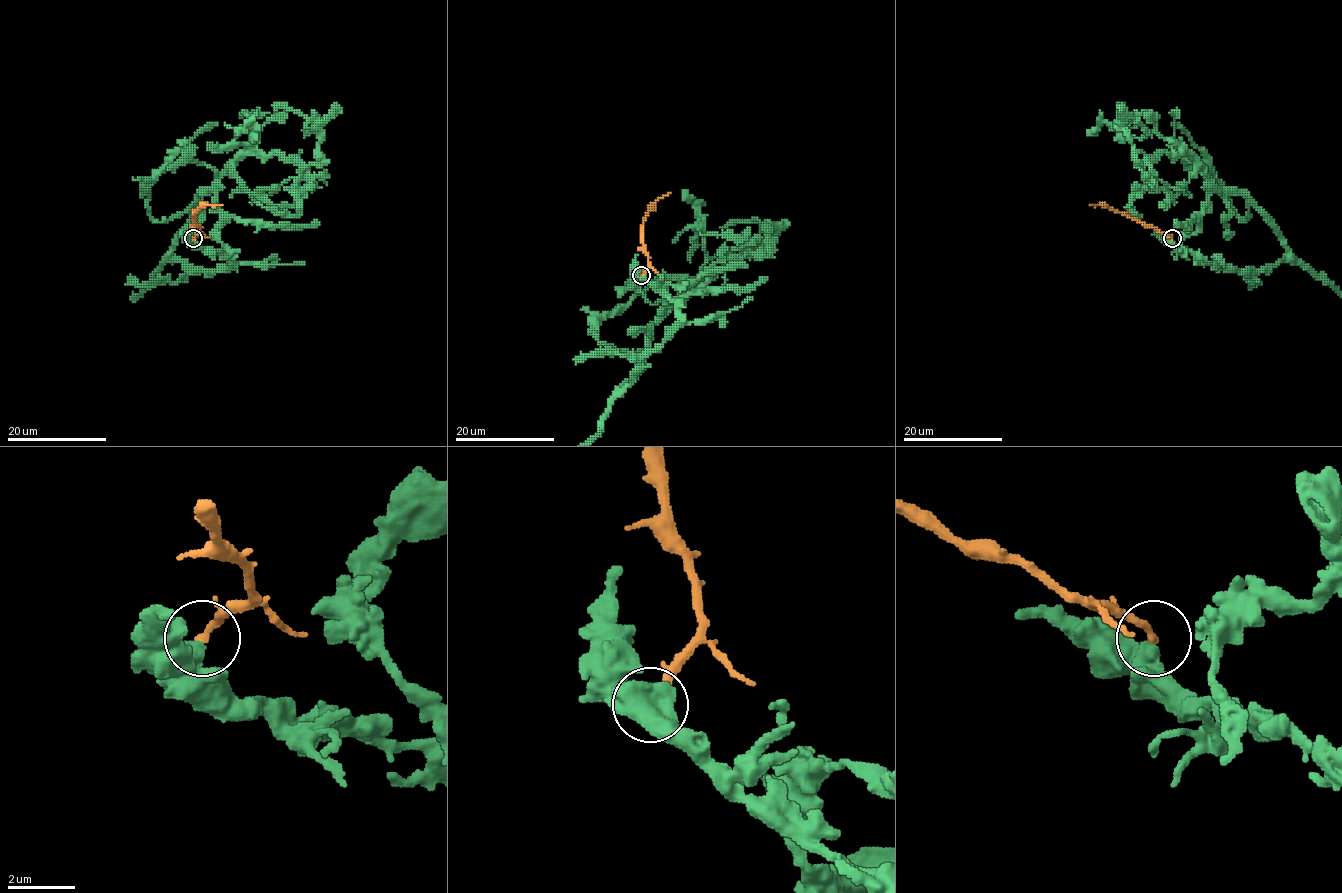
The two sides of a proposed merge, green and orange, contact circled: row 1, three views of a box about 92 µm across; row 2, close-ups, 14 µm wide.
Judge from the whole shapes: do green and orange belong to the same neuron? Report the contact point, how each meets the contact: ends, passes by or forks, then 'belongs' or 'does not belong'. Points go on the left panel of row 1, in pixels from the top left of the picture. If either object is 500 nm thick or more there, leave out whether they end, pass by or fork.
at (193, 238); does not belong

